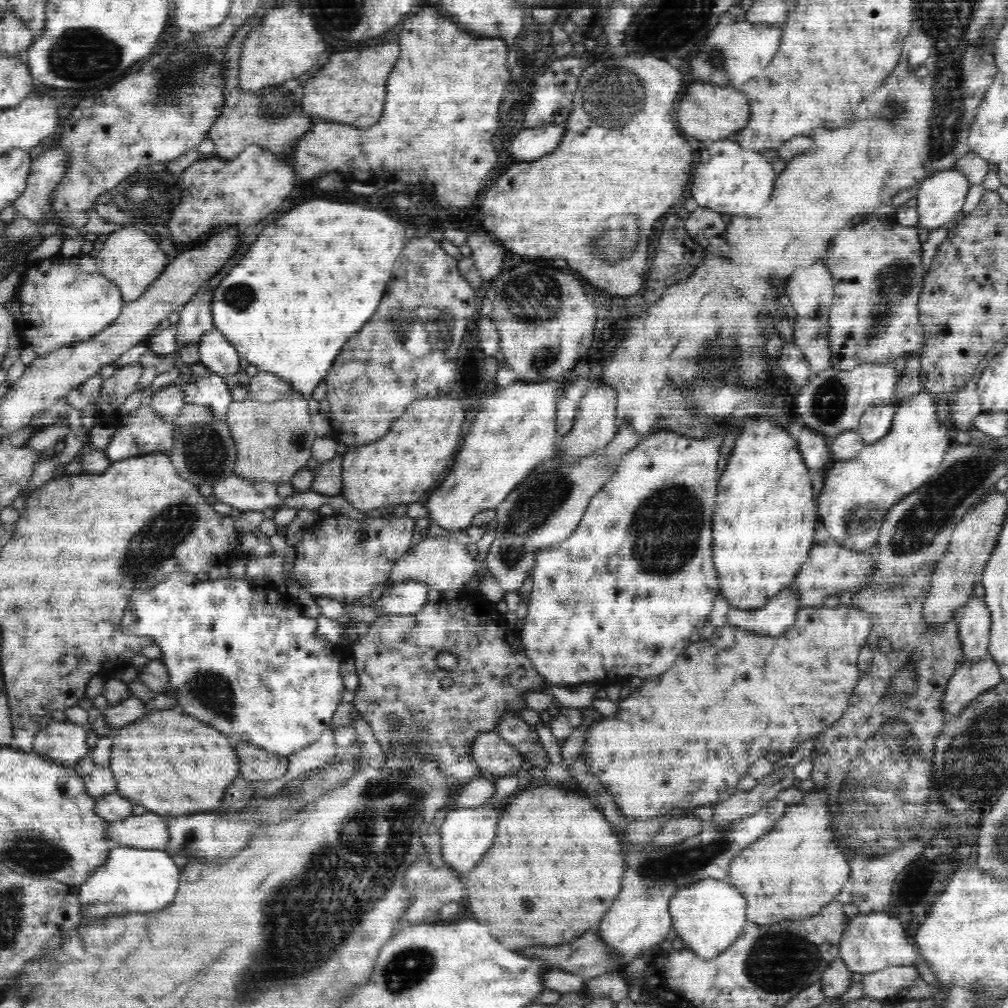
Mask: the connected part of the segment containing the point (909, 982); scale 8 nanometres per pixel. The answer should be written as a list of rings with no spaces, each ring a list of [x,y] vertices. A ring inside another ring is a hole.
[[[890,966],[866,973],[861,980],[863,997],[878,1001],[897,998],[900,990],[912,986],[917,978],[920,978],[920,974],[915,966]]]

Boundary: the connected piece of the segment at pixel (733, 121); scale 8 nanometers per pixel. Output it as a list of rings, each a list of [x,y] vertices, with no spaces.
[[[692,84],[684,98],[680,100],[678,112],[676,112],[680,130],[688,136],[694,136],[698,140],[718,141],[726,138],[738,130],[742,130],[750,118],[750,104],[746,96],[732,88],[710,88],[710,84]]]

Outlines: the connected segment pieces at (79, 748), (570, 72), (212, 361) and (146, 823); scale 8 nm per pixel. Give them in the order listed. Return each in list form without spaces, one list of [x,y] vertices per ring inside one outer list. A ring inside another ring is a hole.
[[[68,720],[52,722],[40,729],[34,738],[32,752],[42,758],[50,758],[58,764],[73,768],[81,758],[89,755],[88,730]]]
[[[576,56],[557,57],[548,69],[540,75],[533,88],[531,101],[525,112],[523,128],[531,129],[544,126],[545,124],[565,124],[573,108],[574,92],[582,72],[590,66],[588,58]]]
[[[216,328],[205,332],[197,343],[200,363],[225,378],[238,374],[240,357],[234,345]]]
[[[152,812],[142,815],[130,815],[128,818],[114,821],[109,824],[108,837],[115,846],[132,847],[138,849],[162,849],[166,847],[169,841],[168,828],[162,816],[156,816]]]

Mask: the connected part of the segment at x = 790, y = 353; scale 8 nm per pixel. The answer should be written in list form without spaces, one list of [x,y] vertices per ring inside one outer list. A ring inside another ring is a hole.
[[[783,339],[777,364],[794,384],[802,387],[810,382],[810,376],[812,376],[810,375],[810,365],[807,364],[802,349],[796,343]]]

